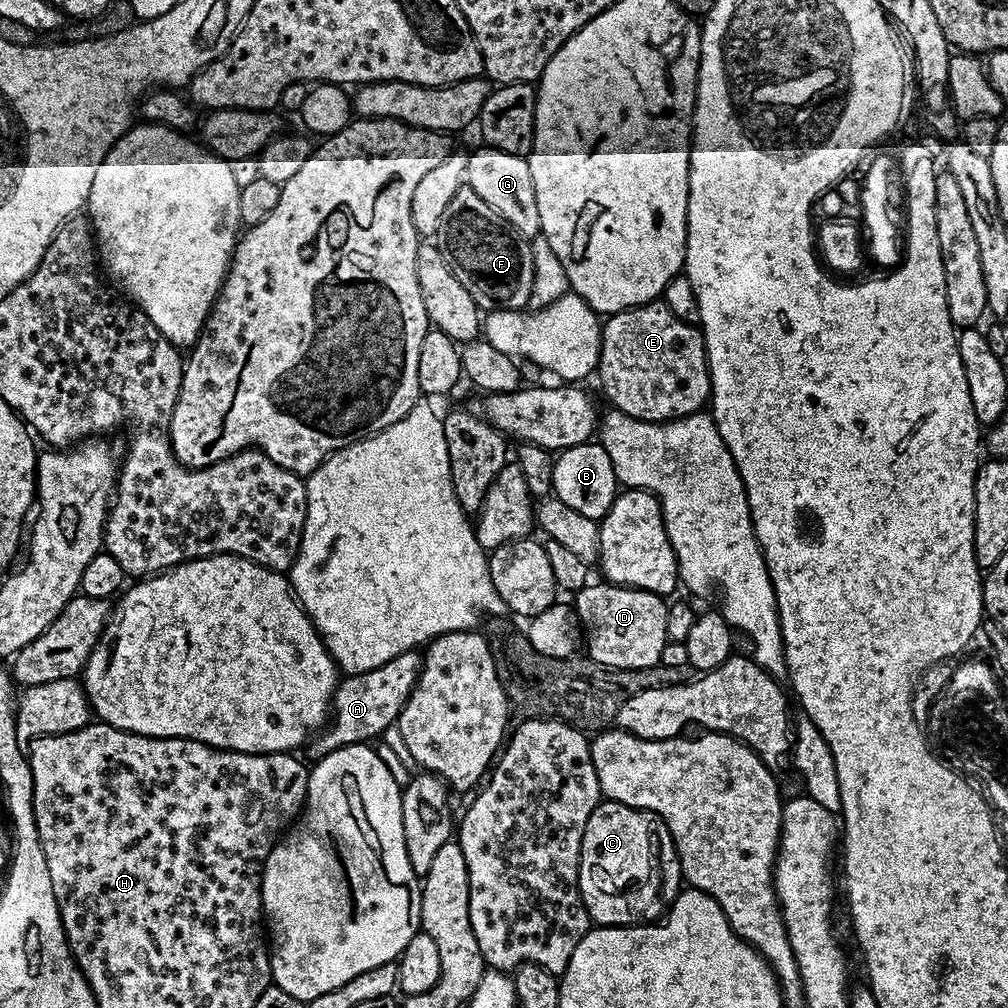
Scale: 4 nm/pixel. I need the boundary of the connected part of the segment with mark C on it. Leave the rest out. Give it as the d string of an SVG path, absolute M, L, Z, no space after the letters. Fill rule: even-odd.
M610 799L597 804L586 822L580 847L580 893L589 917L600 926L635 926L656 922L682 891L680 860L670 830L655 812L631 808Z

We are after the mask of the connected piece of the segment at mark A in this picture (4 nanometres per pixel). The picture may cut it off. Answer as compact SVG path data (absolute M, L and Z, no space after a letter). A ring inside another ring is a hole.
M413 650L398 654L398 658L390 658L390 662L374 670L345 675L337 683L336 692L332 696L330 723L323 729L322 734L317 735L307 745L308 752L312 755L311 759L321 760L334 750L345 748L347 744L368 744L375 736L382 735L391 724L393 727L399 721L408 695L416 687L421 667L421 653Z

